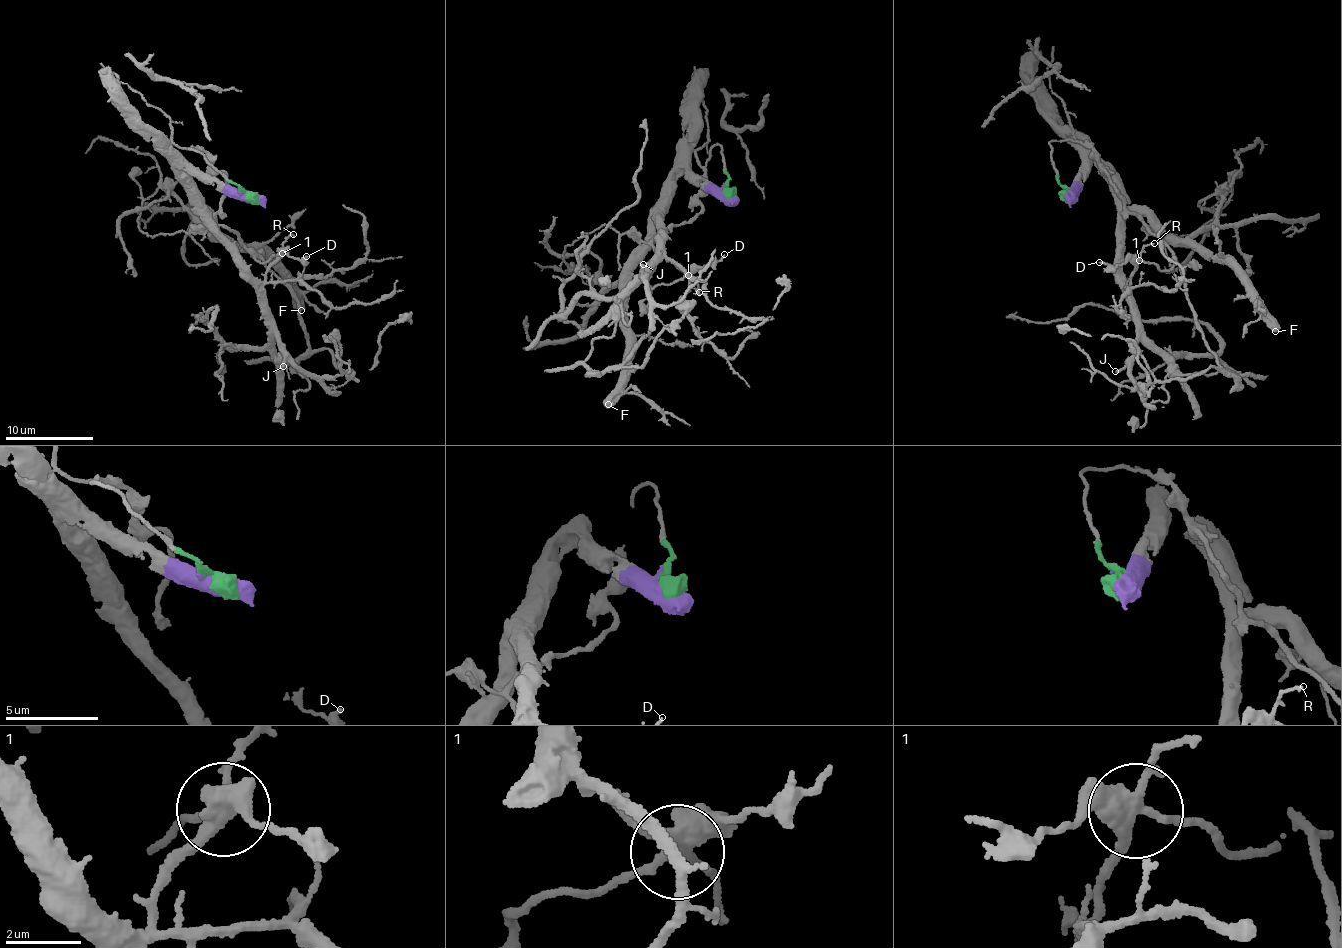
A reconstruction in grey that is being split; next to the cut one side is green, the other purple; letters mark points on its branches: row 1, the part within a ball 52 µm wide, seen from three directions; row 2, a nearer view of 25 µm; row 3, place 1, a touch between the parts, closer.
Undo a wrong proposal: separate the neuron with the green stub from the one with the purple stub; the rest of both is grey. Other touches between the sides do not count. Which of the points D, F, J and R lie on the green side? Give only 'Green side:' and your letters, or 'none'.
Green side: D

